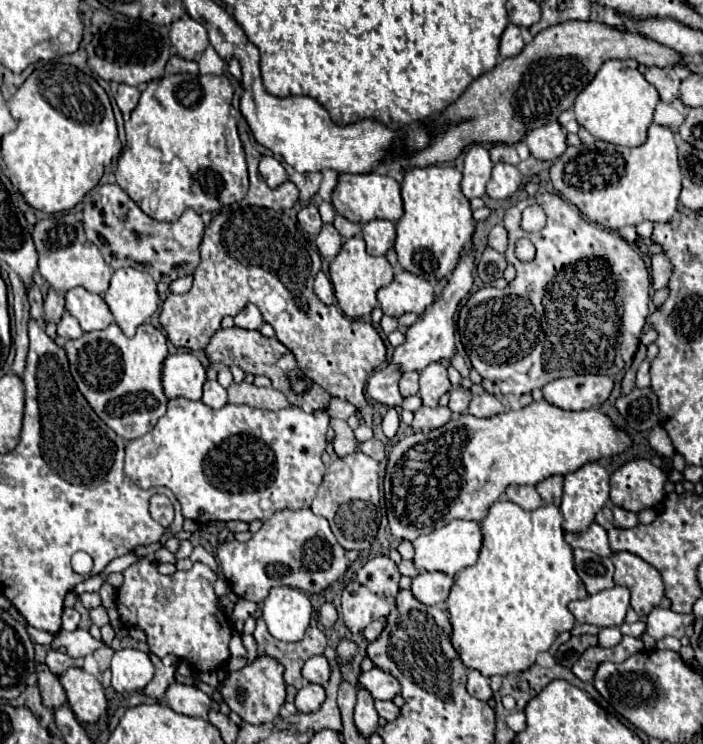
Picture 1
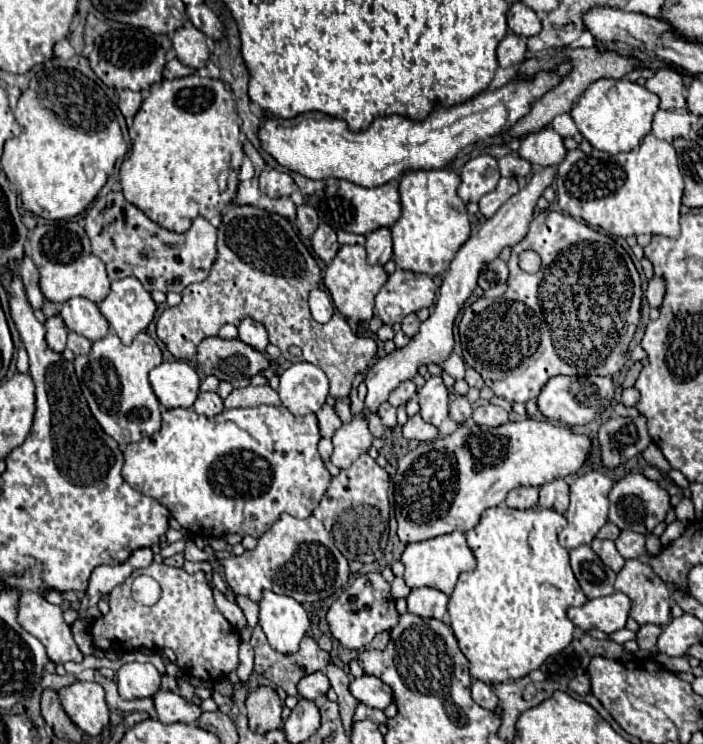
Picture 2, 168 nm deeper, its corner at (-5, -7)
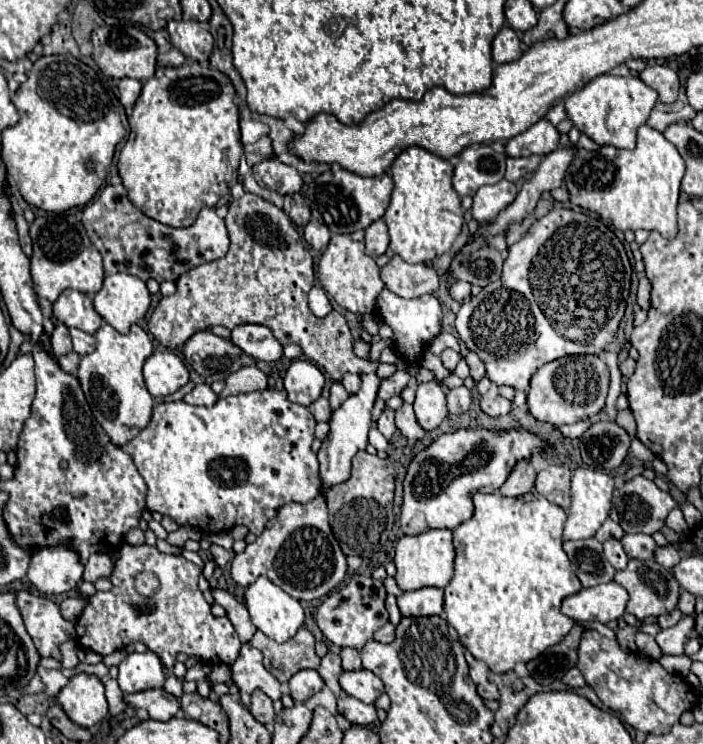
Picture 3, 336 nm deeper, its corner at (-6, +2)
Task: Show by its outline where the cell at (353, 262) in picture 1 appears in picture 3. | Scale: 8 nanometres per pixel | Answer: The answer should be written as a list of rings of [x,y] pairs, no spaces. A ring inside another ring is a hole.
[[[332,235],[322,259],[318,263],[318,281],[334,301],[352,313],[374,313],[378,293],[384,289],[380,269],[372,257],[364,253],[364,243],[352,241],[348,235]]]

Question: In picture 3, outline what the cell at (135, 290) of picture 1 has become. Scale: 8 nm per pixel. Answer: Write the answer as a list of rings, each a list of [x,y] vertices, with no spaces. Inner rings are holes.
[[[106,275],[102,289],[92,299],[92,305],[118,333],[128,333],[130,325],[148,313],[150,293],[146,283],[134,275]]]

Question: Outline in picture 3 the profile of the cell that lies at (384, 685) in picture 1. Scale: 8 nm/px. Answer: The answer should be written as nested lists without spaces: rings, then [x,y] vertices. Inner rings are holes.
[[[366,669],[342,673],[340,675],[340,687],[350,697],[356,697],[362,703],[374,703],[382,695],[382,691],[384,691],[382,681],[374,673],[366,671]]]

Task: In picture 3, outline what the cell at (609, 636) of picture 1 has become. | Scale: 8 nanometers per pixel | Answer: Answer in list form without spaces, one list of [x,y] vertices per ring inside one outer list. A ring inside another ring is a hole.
[[[638,633],[638,635],[636,635],[636,645],[638,645],[638,649],[640,649],[644,655],[648,655],[648,657],[652,657],[652,659],[660,659],[660,655],[662,655],[662,651],[658,649],[658,645],[656,645],[656,641],[654,641],[652,635]]]

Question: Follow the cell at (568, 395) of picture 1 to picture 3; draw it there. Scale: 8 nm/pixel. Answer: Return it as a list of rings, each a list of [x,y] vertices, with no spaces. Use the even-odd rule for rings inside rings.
[[[568,355],[542,365],[530,379],[526,395],[528,411],[544,423],[554,427],[572,425],[584,421],[604,409],[606,393],[610,385],[610,373],[606,363],[598,355]]]

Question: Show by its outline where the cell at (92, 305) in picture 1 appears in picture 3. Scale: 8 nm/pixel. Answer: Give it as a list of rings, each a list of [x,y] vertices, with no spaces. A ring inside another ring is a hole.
[[[66,289],[54,301],[54,319],[66,327],[76,327],[90,335],[94,335],[102,325],[102,317],[94,311],[92,301],[74,289]]]

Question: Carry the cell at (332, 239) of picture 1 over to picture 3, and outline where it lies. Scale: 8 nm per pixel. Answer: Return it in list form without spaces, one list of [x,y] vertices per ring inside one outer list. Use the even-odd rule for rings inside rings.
[[[312,219],[304,225],[304,239],[312,249],[326,249],[330,241],[330,231],[324,223],[318,223],[316,219]]]

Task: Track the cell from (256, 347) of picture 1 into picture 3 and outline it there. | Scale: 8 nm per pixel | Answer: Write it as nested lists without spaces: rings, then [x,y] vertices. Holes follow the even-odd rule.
[[[198,331],[196,335],[192,335],[184,343],[182,353],[188,365],[202,377],[214,373],[228,375],[242,367],[242,351],[232,341],[220,339],[210,331]]]

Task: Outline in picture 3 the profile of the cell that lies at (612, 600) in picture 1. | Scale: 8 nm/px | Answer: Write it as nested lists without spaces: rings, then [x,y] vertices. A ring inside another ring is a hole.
[[[610,581],[580,589],[562,601],[562,613],[578,623],[608,623],[626,611],[628,591]]]

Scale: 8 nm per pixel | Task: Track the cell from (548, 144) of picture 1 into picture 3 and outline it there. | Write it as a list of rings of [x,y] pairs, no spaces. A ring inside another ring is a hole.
[[[540,119],[534,123],[528,131],[516,135],[506,143],[506,155],[508,157],[530,157],[530,155],[548,155],[554,149],[558,149],[558,131],[556,127]]]

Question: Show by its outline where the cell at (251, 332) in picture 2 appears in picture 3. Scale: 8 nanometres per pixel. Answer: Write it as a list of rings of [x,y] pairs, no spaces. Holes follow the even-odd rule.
[[[238,325],[232,329],[232,343],[256,361],[278,361],[282,359],[282,345],[264,325]]]

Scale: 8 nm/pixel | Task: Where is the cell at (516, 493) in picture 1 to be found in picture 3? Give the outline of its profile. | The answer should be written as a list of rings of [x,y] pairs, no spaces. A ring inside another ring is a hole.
[[[522,459],[522,461],[518,461],[518,465],[514,465],[510,477],[500,487],[500,493],[504,497],[520,497],[520,495],[526,495],[526,493],[532,491],[534,479],[536,479],[536,471],[534,471],[532,463],[528,459]]]

